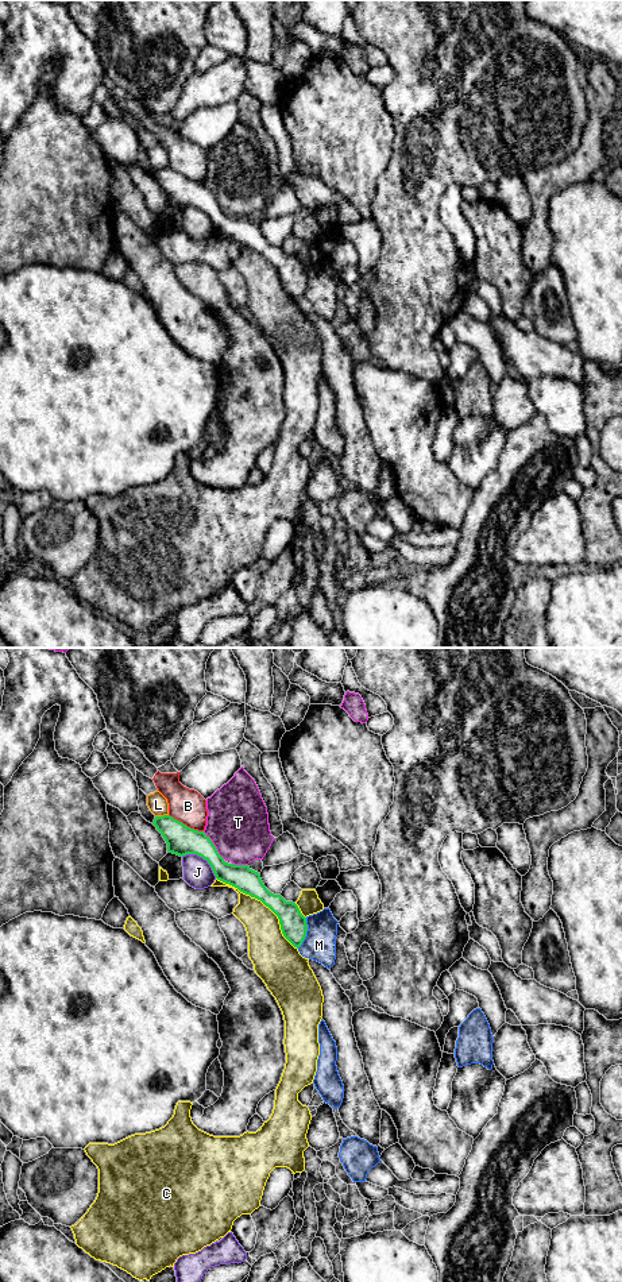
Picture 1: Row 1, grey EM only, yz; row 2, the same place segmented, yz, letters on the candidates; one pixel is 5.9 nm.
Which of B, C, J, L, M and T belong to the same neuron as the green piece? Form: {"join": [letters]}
{"join": []}

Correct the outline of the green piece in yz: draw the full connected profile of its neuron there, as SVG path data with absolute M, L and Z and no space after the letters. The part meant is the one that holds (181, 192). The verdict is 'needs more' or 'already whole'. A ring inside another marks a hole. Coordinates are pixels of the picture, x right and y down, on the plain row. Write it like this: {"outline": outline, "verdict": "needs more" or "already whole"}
{"outline": "M170 167L155 169L152 177L165 190L169 205L179 209L197 206L206 212L217 232L260 252L278 269L283 289L297 301L302 297L308 283L306 270L295 255L271 246L258 224L248 217L225 215L204 184L190 181Z", "verdict": "already whole"}

